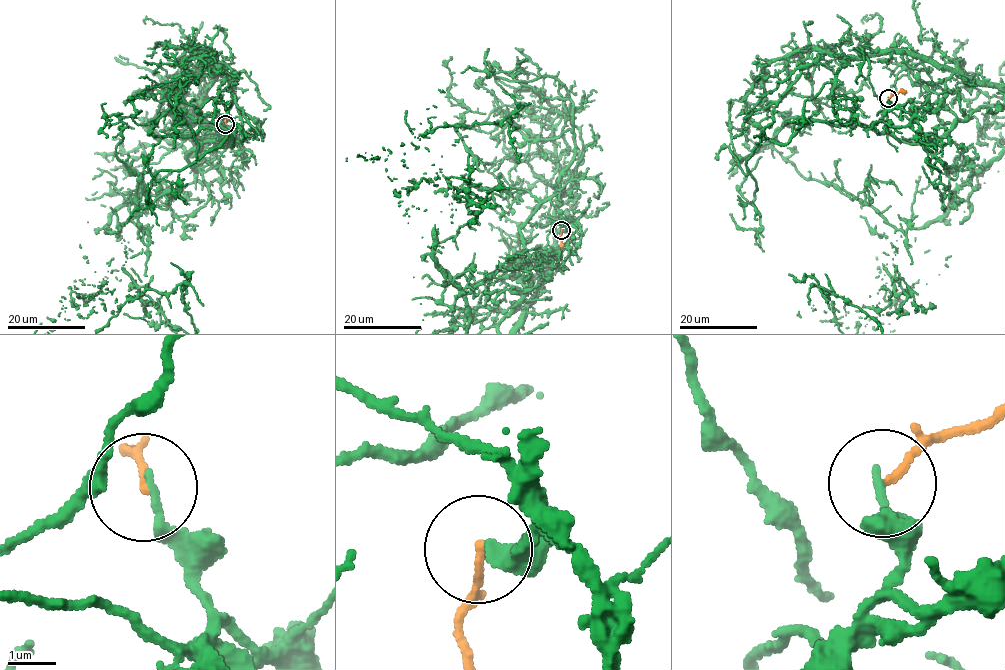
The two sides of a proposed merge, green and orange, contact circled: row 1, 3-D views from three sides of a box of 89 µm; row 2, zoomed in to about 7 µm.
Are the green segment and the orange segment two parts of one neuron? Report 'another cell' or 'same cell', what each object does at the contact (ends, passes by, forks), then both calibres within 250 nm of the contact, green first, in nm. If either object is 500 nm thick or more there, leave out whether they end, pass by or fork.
another cell | green ends | orange ends | 170/160 nm

